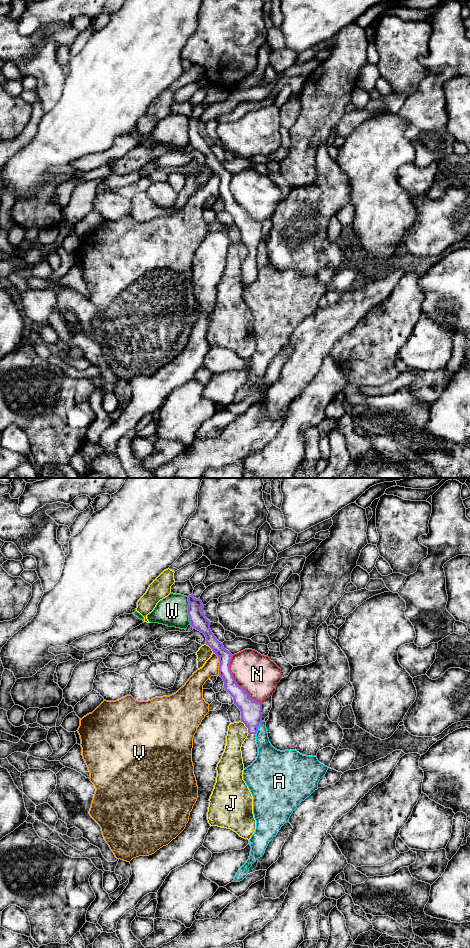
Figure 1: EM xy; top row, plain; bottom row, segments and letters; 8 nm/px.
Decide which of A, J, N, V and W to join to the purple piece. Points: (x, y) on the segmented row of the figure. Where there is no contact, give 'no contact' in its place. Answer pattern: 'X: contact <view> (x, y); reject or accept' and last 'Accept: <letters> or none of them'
A: contact xy (257, 727); reject
J: contact xy (246, 726); reject
N: contact xy (236, 682); reject
V: contact xy (220, 663); reject
W: contact xy (188, 610); reject
Accept: none of them

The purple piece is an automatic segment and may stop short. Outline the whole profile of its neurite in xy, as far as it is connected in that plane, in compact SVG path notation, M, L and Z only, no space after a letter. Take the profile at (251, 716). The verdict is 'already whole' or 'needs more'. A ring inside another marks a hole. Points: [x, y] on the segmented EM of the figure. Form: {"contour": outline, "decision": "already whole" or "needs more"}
{"contour": "M193 594L188 596L189 622L193 629L203 633L208 645L220 661L219 676L224 681L224 688L234 700L234 704L241 711L241 722L248 728L249 734L256 734L258 726L262 722L262 703L252 699L247 691L240 687L235 681L230 670L232 654L224 648L223 644L217 640L210 629L210 621L203 613L203 603L200 598L196 599Z", "decision": "already whole"}

